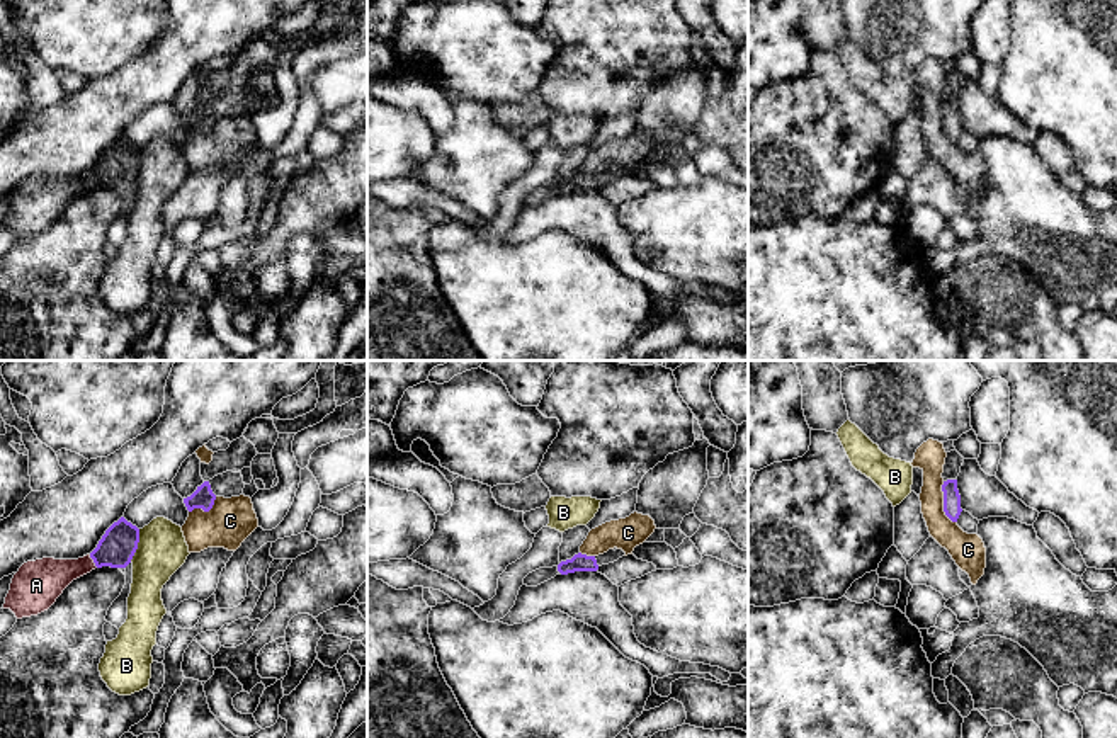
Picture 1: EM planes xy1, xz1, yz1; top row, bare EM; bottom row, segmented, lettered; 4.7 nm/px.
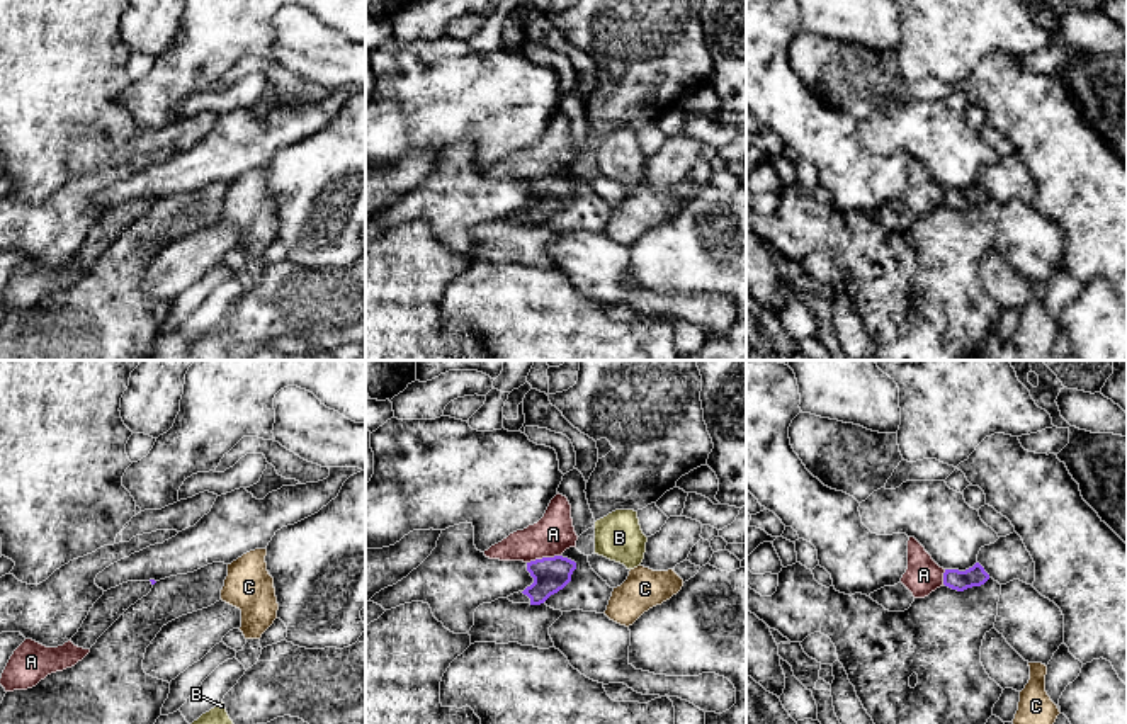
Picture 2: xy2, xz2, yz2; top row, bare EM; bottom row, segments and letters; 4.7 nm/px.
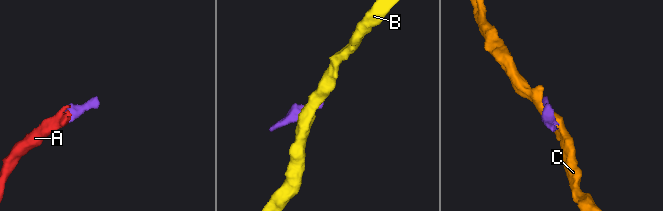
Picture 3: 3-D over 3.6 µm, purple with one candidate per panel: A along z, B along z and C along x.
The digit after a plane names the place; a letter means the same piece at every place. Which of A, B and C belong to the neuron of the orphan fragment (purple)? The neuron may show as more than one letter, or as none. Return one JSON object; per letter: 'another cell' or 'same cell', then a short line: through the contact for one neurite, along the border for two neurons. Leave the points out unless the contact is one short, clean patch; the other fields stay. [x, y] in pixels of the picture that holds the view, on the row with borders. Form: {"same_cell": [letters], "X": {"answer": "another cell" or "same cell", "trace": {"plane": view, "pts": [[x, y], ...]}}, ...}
{"same_cell": [], "A": {"answer": "another cell", "trace": {"plane": "xz2", "pts": [[560, 554], [536, 558], [527, 563]]}}, "B": {"answer": "another cell", "trace": {"plane": "xy1", "pts": [[140, 529], [136, 551], [130, 562]]}}, "C": {"answer": "another cell", "trace": {"plane": "yz1", "pts": [[942, 482], [942, 510], [956, 522]]}}}

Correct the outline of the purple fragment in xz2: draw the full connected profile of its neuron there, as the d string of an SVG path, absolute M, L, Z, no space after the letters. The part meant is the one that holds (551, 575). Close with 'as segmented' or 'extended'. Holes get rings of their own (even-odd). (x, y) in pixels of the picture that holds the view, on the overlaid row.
M563 556L530 561L527 563L527 571L534 583L507 598L513 603L541 605L571 581L575 569L576 563Z; extended

